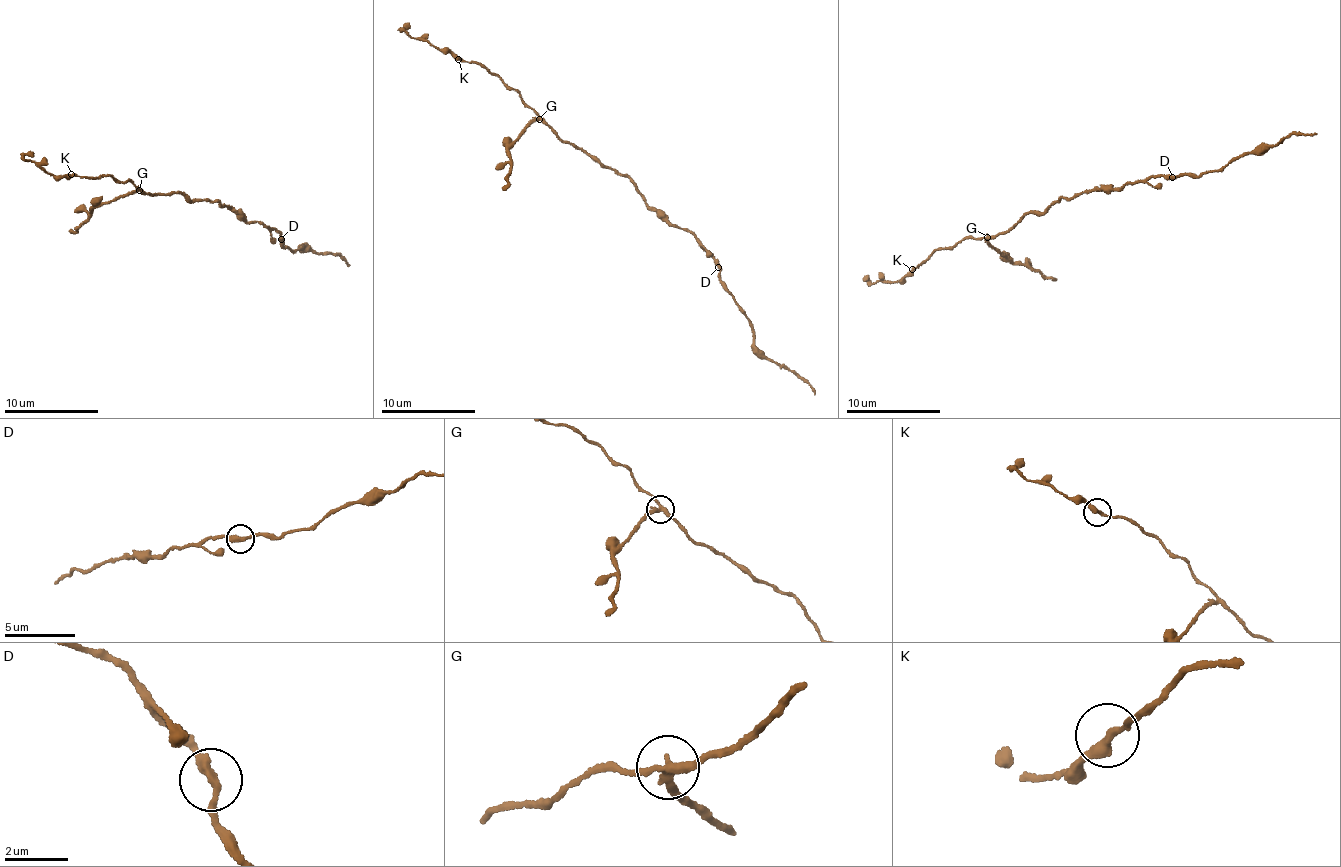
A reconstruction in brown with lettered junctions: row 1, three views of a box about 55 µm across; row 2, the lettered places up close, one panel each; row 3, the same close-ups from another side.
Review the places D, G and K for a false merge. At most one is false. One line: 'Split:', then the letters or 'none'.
Split: G

